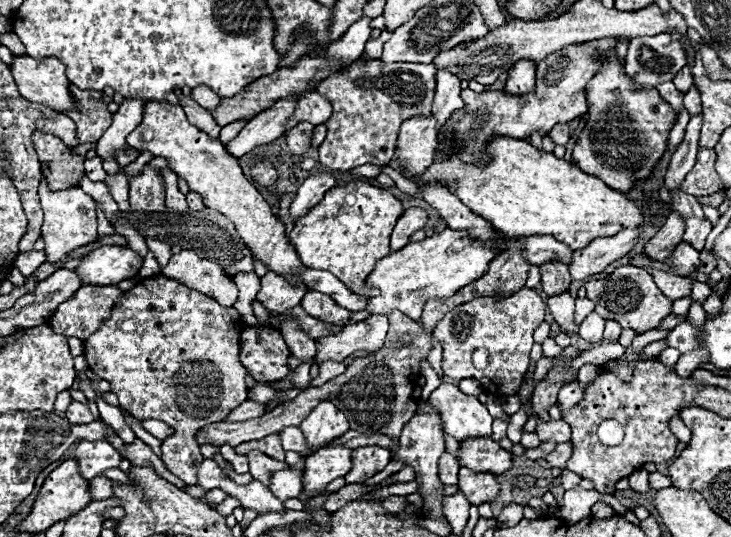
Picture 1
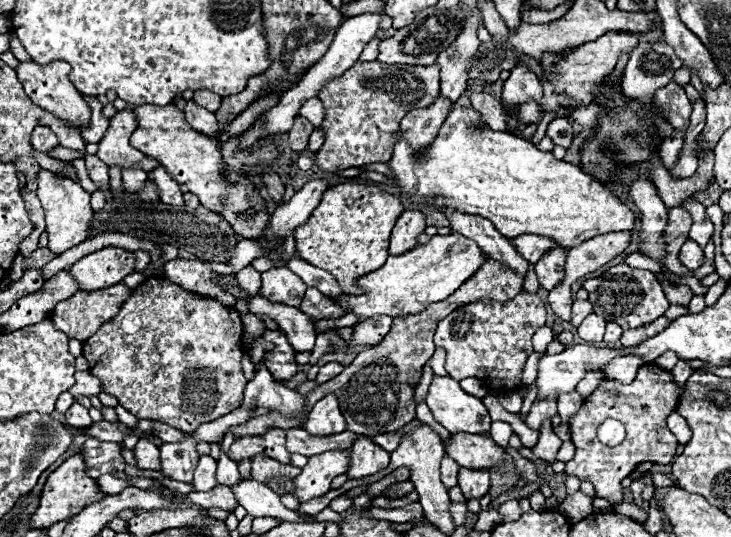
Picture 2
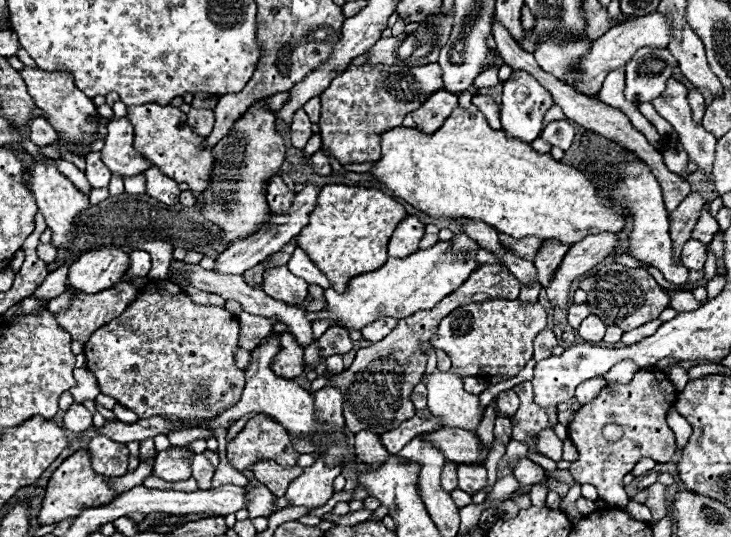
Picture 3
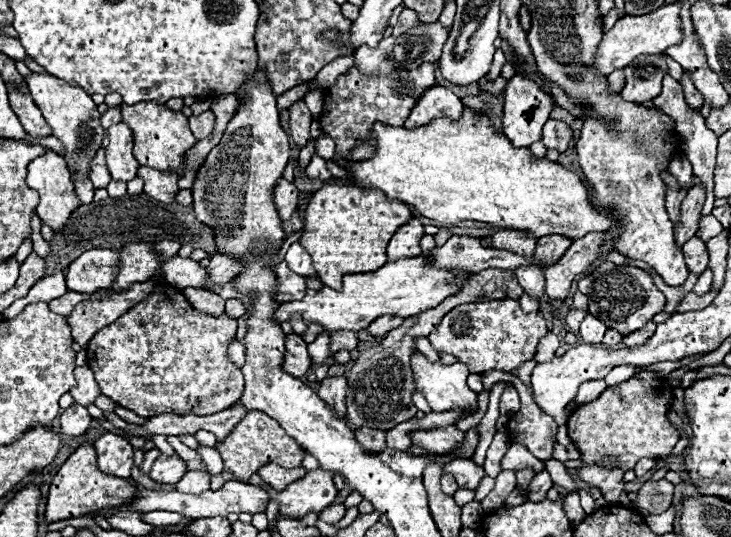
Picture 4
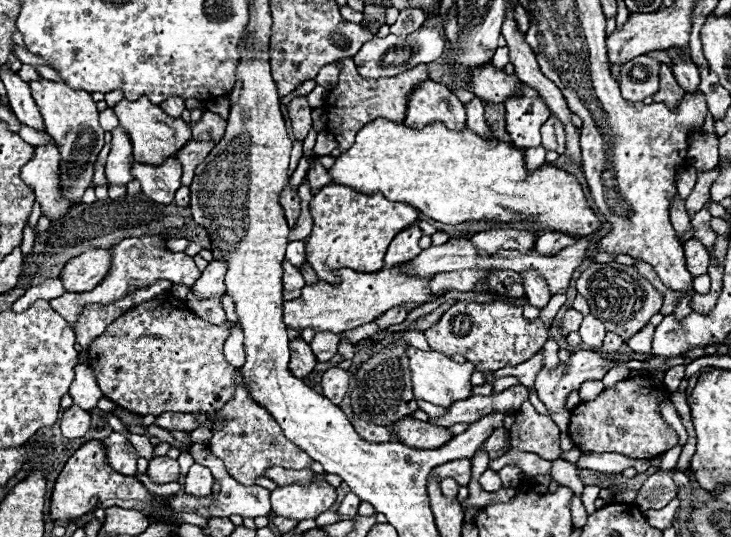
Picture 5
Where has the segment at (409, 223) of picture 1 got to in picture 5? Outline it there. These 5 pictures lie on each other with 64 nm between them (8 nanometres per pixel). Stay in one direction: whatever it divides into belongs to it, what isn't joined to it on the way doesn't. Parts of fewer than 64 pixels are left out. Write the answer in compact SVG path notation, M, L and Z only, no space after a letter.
M418 224L408 226L406 230L402 230L390 244L388 252L386 252L386 260L384 266L394 266L394 264L402 264L408 260L414 260L420 254L420 246L418 240L422 236L422 230Z

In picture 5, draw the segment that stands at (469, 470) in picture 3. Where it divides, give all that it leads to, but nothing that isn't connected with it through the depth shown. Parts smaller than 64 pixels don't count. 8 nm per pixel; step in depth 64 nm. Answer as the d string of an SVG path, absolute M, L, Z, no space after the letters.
M456 460L456 462L444 462L442 466L436 466L432 470L432 474L440 480L442 478L454 478L460 486L466 486L470 482L470 476L472 476L470 468L472 468L470 460Z

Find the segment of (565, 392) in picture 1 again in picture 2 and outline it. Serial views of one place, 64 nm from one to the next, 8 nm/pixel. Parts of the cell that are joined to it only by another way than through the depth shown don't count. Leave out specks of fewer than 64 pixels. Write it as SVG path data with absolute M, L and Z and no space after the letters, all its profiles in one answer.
M577 391L560 394L557 399L557 412L563 423L568 423L569 419L578 411L583 404L583 398Z

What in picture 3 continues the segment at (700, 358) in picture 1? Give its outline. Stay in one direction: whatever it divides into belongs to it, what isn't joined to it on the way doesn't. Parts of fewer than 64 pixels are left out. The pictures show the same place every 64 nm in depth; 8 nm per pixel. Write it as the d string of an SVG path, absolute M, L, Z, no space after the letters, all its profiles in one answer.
M674 368L674 370L668 374L668 378L670 378L670 382L674 384L674 388L680 392L680 390L686 386L686 382L688 382L688 370L684 370L684 368Z

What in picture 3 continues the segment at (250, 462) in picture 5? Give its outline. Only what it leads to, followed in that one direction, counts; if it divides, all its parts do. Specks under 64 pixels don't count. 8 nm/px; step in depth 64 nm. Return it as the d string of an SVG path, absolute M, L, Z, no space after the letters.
M254 414L244 430L238 432L236 438L232 438L226 446L226 458L228 462L238 470L238 472L246 472L246 470L252 470L252 466L256 462L262 462L262 460L274 460L278 462L280 466L296 466L296 460L298 460L298 452L292 450L292 438L290 434L278 424L274 422L272 418L266 418L266 414Z

